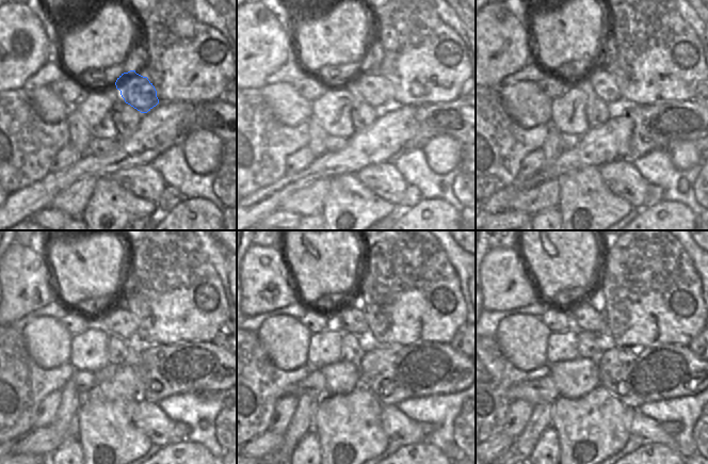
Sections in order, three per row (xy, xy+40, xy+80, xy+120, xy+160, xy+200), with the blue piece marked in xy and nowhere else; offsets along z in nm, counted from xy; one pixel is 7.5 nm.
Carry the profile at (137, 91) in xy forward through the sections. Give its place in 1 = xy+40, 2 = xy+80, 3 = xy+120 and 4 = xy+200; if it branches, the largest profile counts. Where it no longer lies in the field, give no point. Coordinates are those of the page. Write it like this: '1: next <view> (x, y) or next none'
1: next xy+40 (375, 90)
2: next xy+80 (604, 84)
3: next xy+120 (115, 319)
4: next xy+200 (586, 317)

